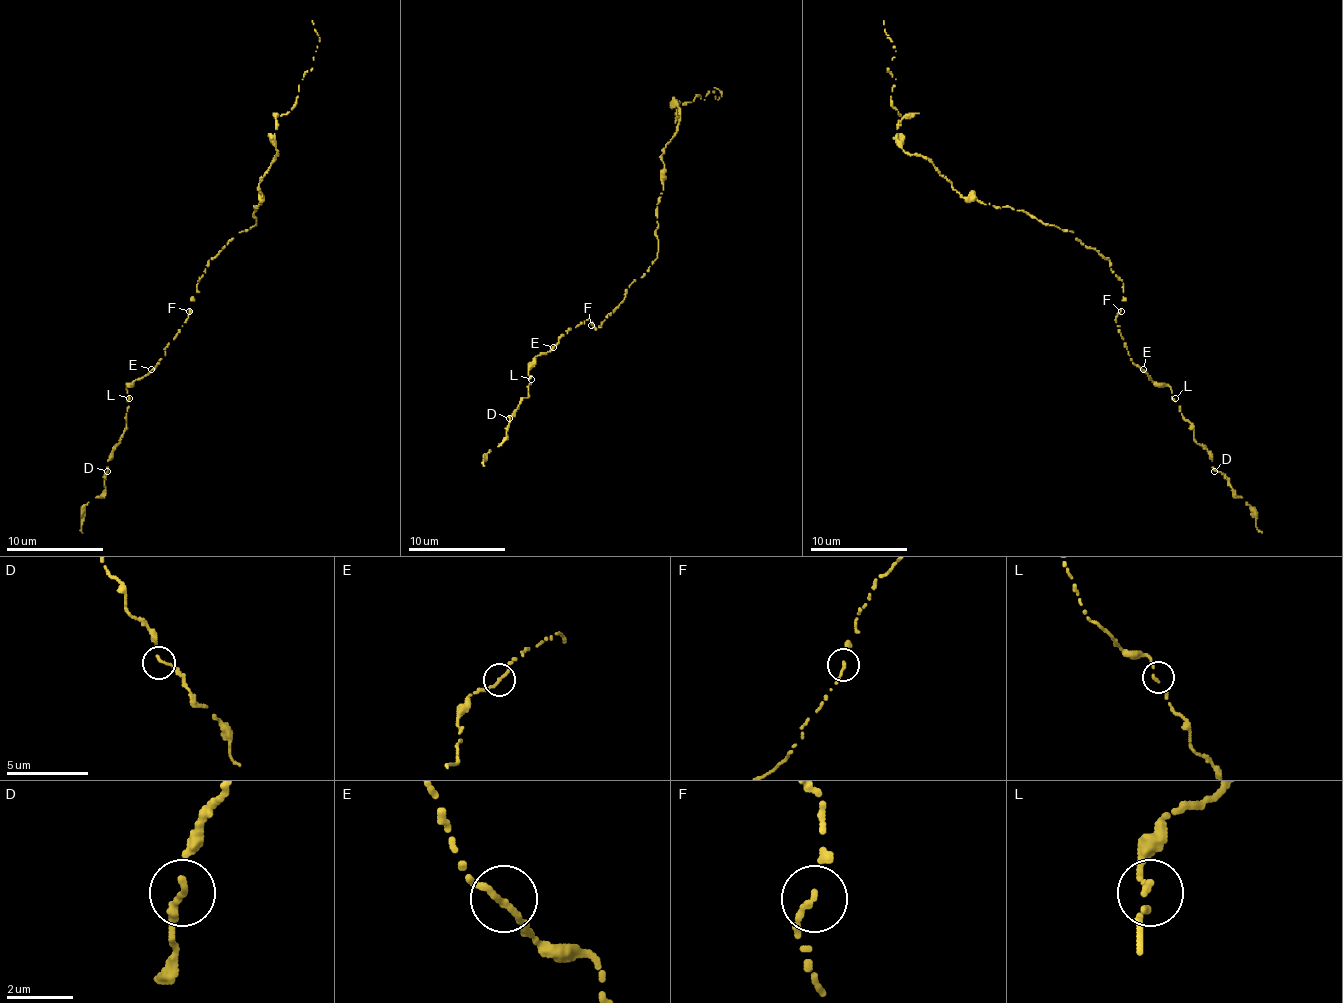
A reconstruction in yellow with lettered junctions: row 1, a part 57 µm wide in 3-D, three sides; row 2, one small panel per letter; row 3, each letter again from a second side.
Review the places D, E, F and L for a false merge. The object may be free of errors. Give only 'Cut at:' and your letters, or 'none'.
Cut at: none

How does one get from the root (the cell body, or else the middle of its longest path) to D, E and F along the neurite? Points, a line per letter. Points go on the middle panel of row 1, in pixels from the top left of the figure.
D: (623, 298), (599, 328), (589, 320), (570, 328), (548, 352), (533, 359), (529, 396), (509, 418)
E: (623, 298), (599, 328), (594, 328), (587, 320), (570, 328), (553, 347)
F: (623, 298), (599, 328), (592, 325)

